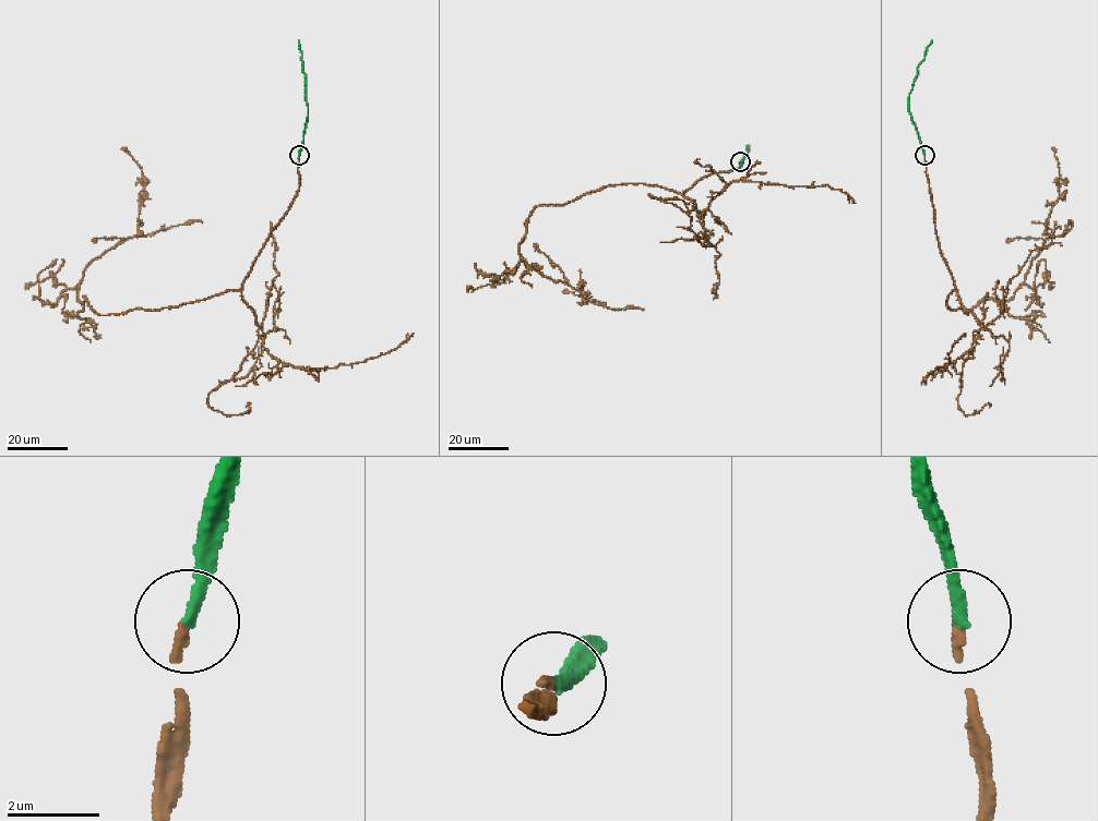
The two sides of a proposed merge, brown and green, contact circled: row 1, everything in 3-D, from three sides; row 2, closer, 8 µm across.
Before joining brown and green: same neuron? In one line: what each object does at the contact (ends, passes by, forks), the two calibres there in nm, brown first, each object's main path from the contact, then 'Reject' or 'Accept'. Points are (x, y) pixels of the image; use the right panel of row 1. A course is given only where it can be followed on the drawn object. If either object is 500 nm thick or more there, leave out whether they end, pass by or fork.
At the ring brown ends. At the ring green ends. Thickness 170 nm (brown) against 240 nm. Course of brown: (923, 155), (955, 289), (946, 306), (967, 314), (981, 301), (1009, 300), (1051, 237), (1054, 148). Course of green: (923, 155), (911, 119), (909, 95), (917, 67), (932, 39). Accept

